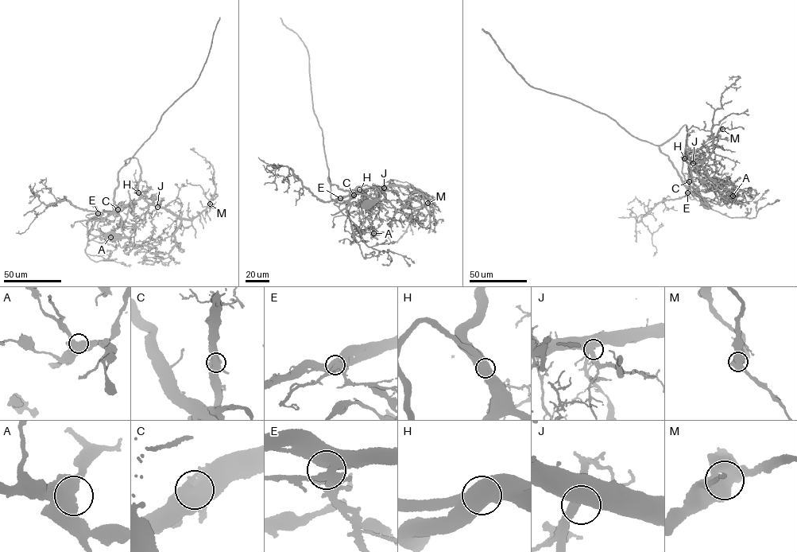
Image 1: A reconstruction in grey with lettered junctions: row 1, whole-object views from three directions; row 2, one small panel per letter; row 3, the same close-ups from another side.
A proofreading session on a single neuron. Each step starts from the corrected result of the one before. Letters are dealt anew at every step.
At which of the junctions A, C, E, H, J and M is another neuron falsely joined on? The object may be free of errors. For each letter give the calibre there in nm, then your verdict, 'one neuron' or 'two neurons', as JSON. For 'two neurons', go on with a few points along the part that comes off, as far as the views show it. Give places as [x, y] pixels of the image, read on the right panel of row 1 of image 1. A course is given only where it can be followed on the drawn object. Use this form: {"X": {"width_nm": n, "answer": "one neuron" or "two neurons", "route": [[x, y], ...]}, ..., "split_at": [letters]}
{"A": {"width_nm": 550, "answer": "one neuron"}, "C": {"width_nm": 600, "answer": "one neuron"}, "E": {"width_nm": 400, "answer": "one neuron"}, "H": {"width_nm": 650, "answer": "one neuron"}, "J": {"width_nm": 480, "answer": "one neuron"}, "M": {"width_nm": 600, "answer": "one neuron"}, "split_at": []}

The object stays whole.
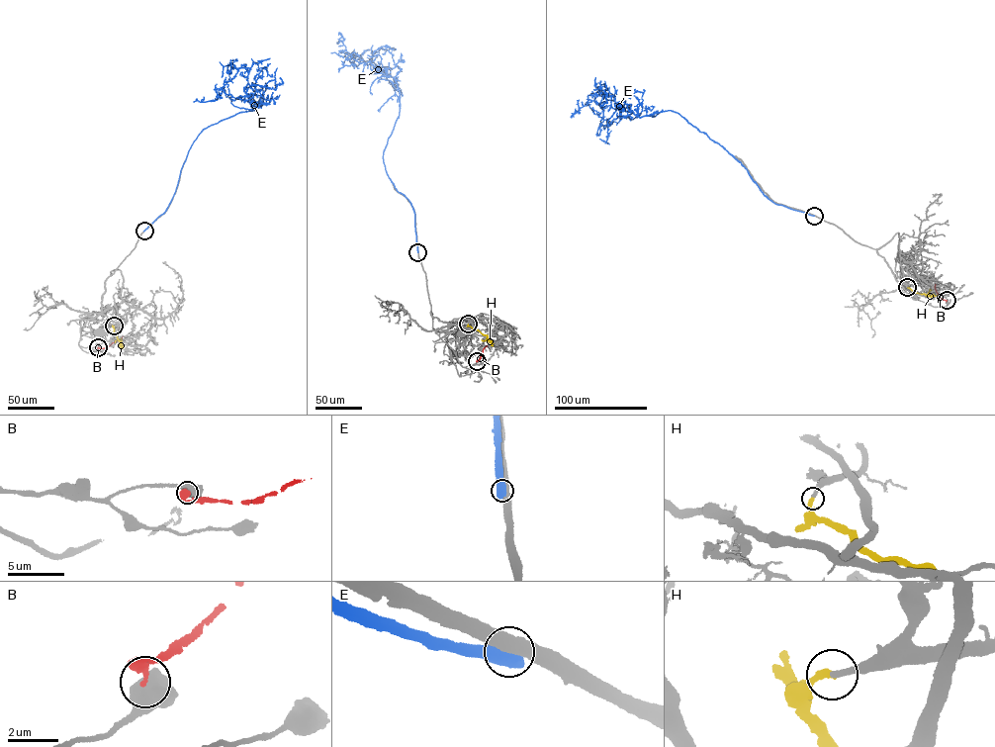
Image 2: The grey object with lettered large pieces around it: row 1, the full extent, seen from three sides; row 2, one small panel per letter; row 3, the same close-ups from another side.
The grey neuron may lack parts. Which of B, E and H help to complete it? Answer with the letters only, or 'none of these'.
H

